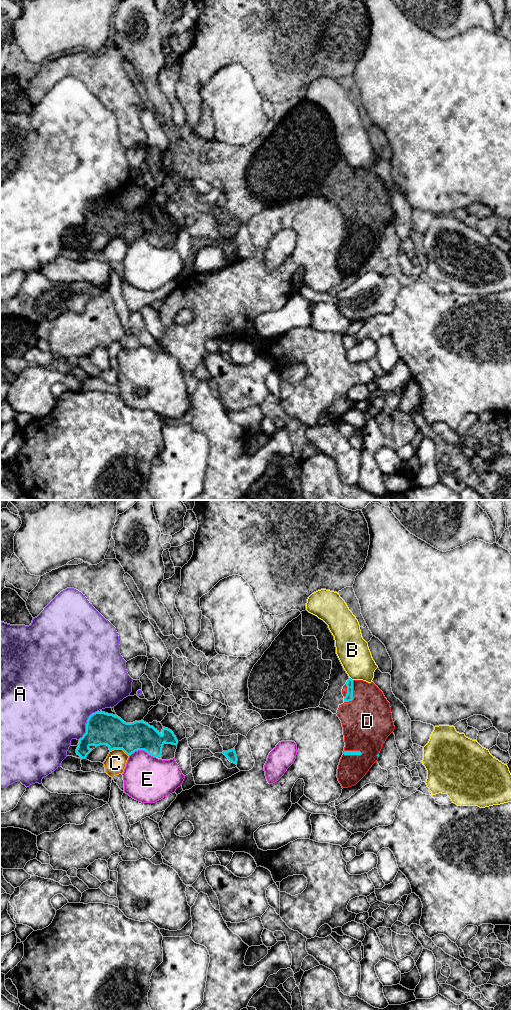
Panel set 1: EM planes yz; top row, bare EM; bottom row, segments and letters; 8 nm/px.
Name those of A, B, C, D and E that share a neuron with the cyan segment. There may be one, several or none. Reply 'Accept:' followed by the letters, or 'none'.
Accept: D

